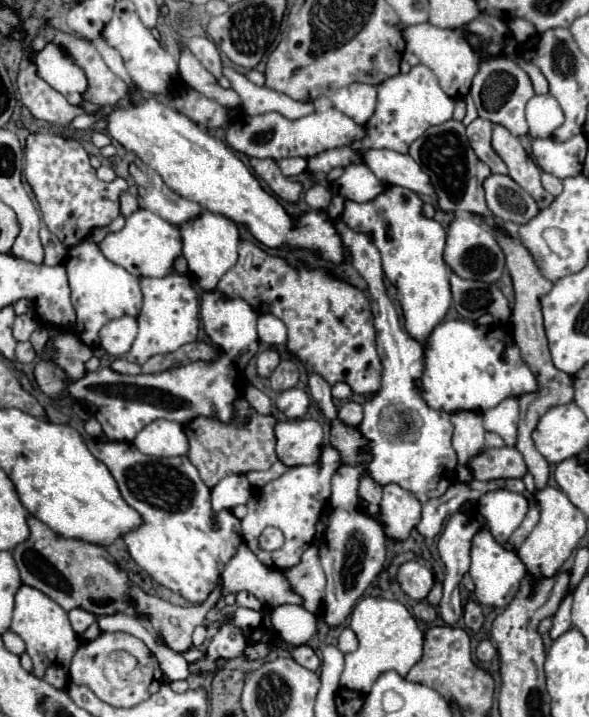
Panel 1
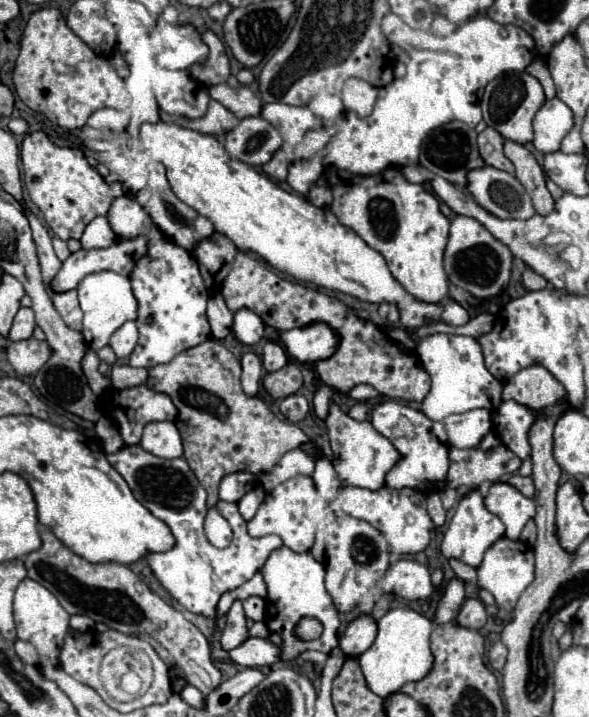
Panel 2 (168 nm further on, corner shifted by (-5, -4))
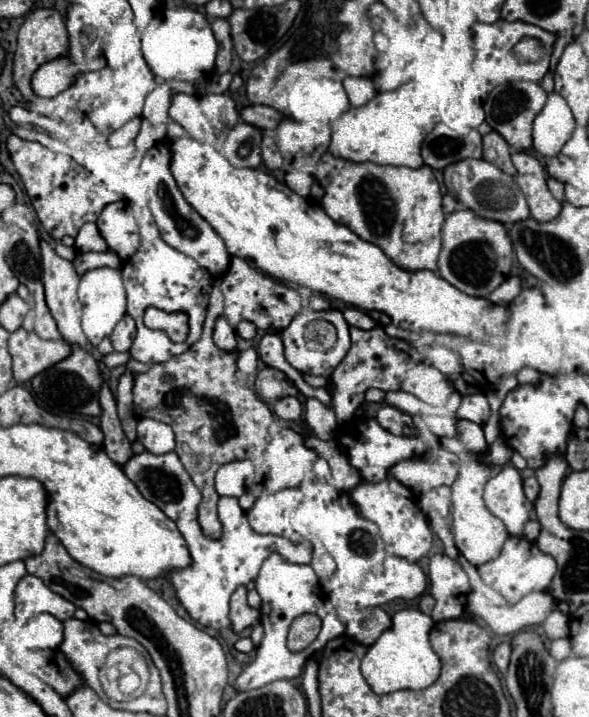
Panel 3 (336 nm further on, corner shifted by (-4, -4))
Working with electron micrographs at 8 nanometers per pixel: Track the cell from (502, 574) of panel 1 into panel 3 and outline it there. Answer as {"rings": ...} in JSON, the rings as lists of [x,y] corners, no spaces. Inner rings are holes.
{"rings":[[[509,536],[499,558],[487,562],[481,566],[481,578],[485,584],[489,584],[491,588],[495,588],[501,596],[505,596],[505,600],[509,604],[519,602],[523,596],[527,596],[529,592],[547,592],[549,584],[553,580],[557,572],[557,564],[555,558],[549,554],[543,554],[535,542],[529,542],[527,538],[519,538],[519,536]]]}

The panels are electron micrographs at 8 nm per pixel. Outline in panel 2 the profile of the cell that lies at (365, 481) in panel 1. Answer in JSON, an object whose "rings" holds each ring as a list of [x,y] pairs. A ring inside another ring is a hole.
{"rings":[[[330,402],[330,410],[326,416],[326,428],[332,444],[332,464],[344,486],[360,486],[368,490],[380,490],[384,486],[386,472],[396,464],[398,450],[386,440],[382,434],[374,430],[374,426],[366,422],[356,422],[348,414],[344,414],[334,402]]]}

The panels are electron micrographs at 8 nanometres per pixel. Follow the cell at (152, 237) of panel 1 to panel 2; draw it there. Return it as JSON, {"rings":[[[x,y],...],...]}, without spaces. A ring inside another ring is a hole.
{"rings":[[[138,234],[136,238],[120,240],[102,250],[82,248],[68,256],[60,272],[50,282],[50,288],[58,294],[64,294],[68,290],[74,290],[78,286],[78,280],[82,280],[82,276],[88,276],[90,272],[98,272],[98,270],[112,270],[128,276],[138,264],[138,260],[146,256],[146,252],[148,252],[148,238],[144,234]]]}

